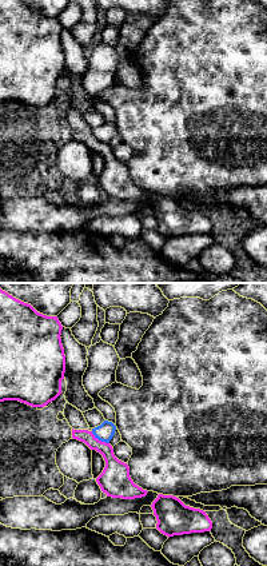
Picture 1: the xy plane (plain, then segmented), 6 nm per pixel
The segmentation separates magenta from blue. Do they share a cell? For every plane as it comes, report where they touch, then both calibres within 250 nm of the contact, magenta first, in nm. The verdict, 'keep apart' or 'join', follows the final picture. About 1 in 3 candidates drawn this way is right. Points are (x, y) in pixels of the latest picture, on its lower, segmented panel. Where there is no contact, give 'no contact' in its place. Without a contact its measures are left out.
contact (100, 441); calibres 180 and 110 nm

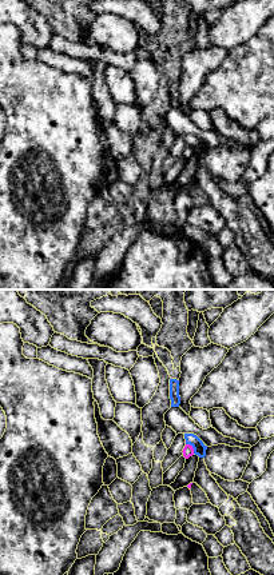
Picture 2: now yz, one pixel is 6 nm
contact (191, 447); calibres 70 and 80 nm

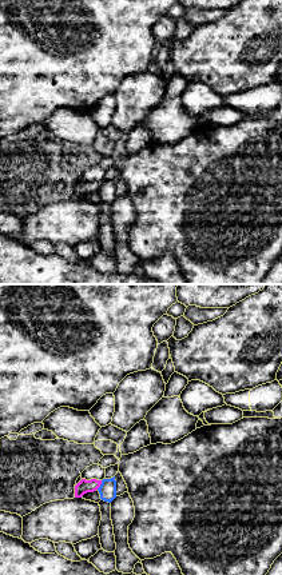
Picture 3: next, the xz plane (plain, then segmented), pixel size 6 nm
contact (100, 483); calibres 80 and 110 nm

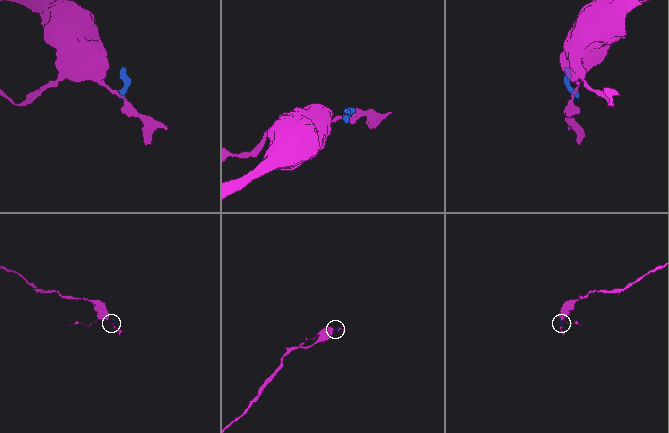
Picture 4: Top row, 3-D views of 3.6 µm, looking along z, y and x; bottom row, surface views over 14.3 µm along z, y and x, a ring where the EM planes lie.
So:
keep apart

